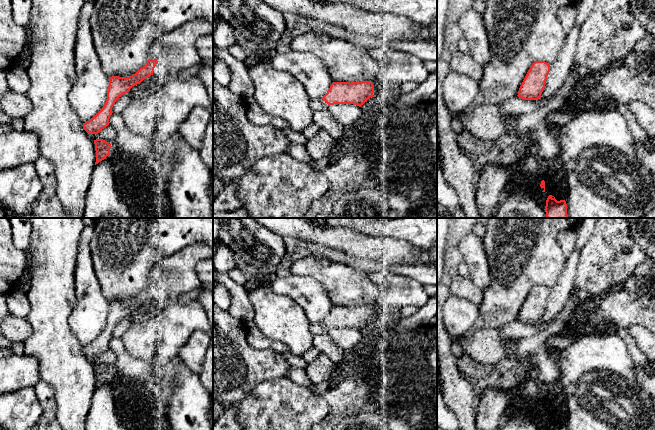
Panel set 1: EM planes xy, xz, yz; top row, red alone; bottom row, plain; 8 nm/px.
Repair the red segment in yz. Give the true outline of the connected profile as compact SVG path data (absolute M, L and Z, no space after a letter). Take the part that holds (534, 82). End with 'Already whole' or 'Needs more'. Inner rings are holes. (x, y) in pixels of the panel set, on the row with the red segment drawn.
M535 61L528 70L518 91L518 97L524 100L538 100L545 88L550 64Z. Already whole

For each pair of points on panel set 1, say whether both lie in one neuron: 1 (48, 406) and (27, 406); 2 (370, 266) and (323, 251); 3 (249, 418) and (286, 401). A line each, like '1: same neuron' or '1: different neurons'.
1: different neurons
2: same neuron
3: same neuron

